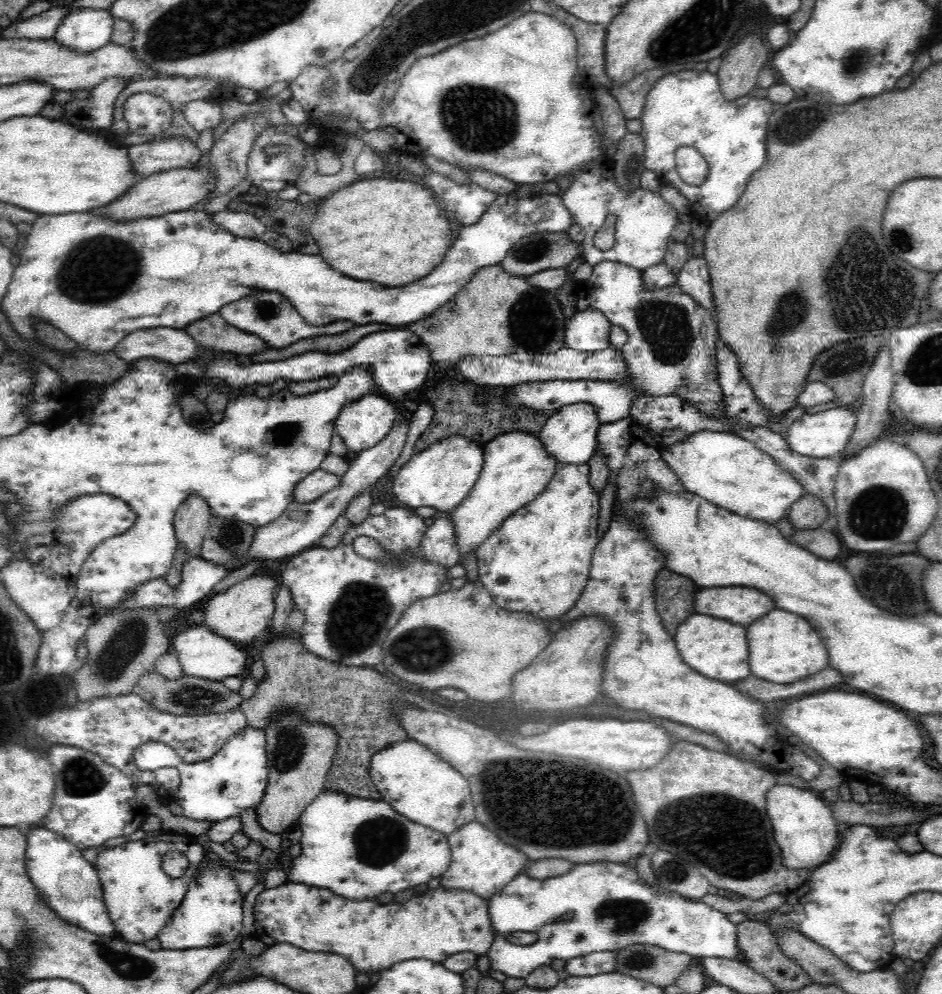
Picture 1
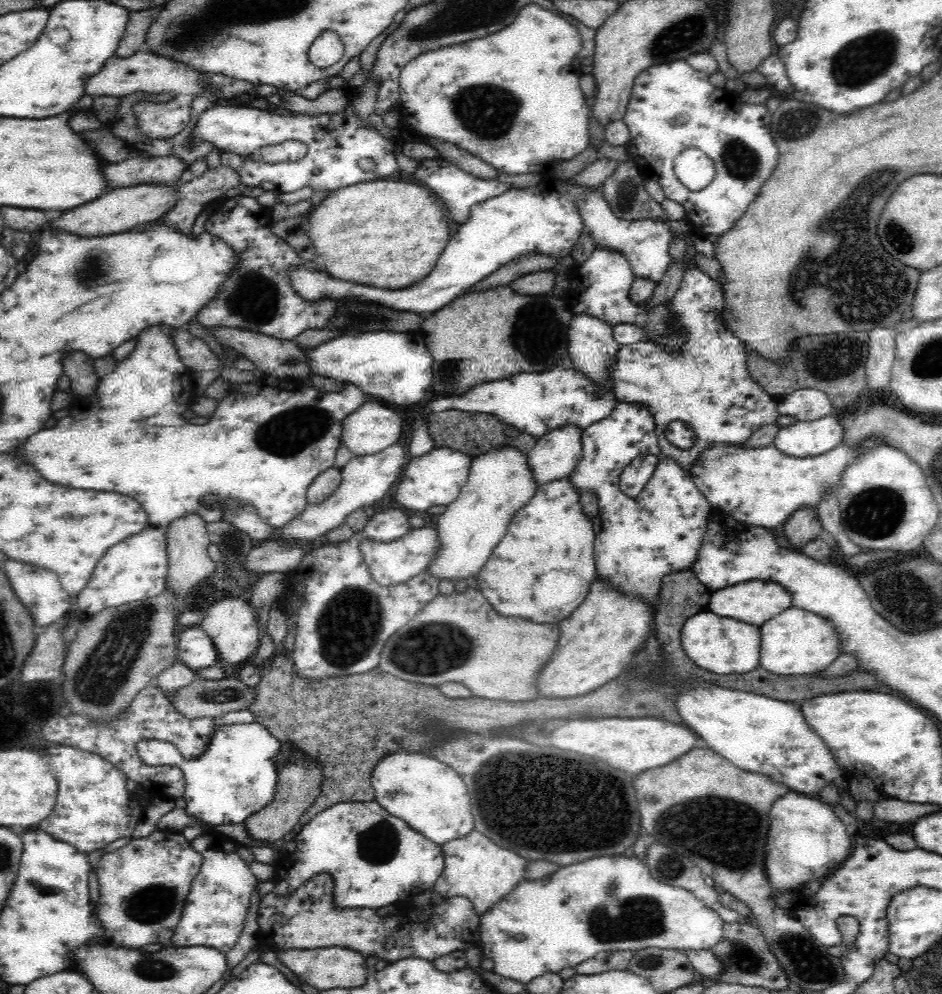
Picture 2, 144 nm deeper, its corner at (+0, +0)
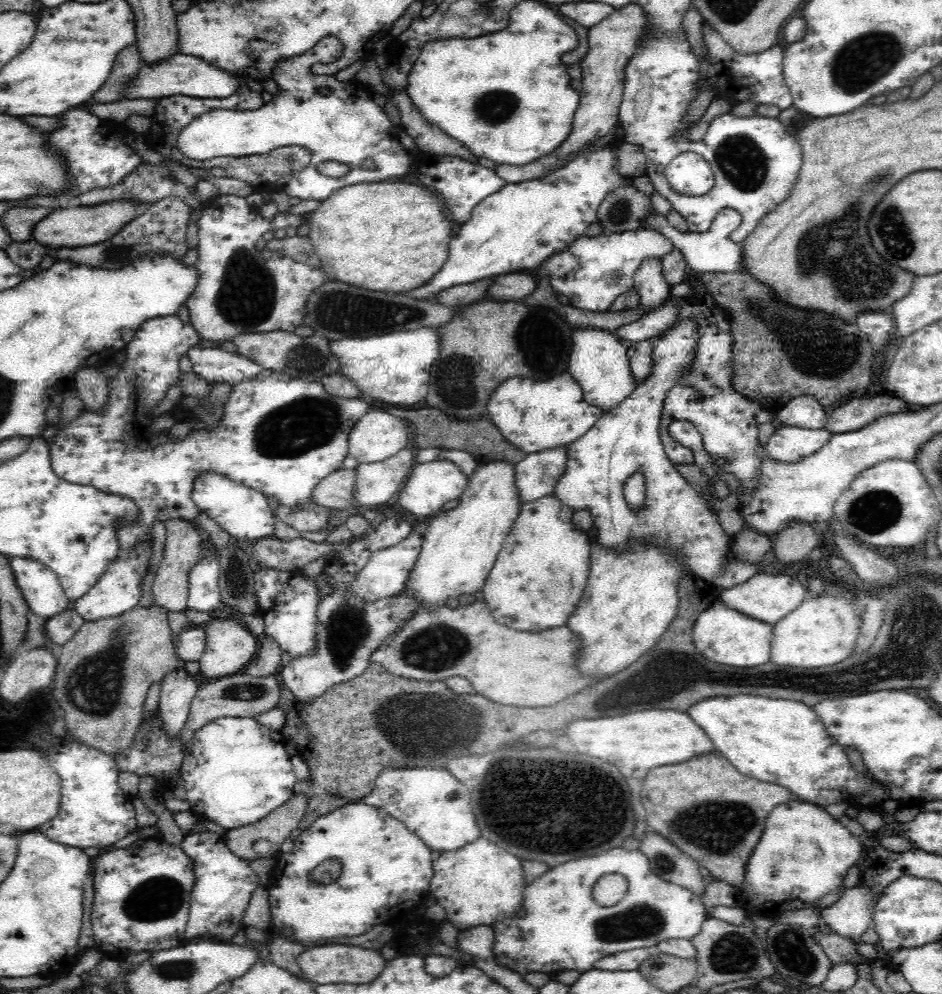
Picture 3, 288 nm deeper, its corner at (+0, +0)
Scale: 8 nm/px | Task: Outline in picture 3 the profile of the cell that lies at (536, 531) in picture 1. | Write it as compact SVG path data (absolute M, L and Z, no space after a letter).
M554 494L522 504L482 590L484 602L500 624L512 630L540 634L542 630L568 624L584 586L588 586L592 562L592 544L586 532L574 530L572 516L574 510L562 504Z

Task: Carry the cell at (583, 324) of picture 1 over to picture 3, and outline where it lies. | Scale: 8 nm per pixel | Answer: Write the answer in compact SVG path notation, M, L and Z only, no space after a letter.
M600 328L572 330L572 354L568 360L568 372L582 388L584 400L590 406L600 408L604 414L622 404L638 388L632 376L628 348L620 346L620 338L616 336L616 332L606 332Z

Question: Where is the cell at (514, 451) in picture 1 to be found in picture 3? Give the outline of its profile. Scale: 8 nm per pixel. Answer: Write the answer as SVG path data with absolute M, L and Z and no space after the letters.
M492 460L488 464L478 464L472 478L468 478L460 504L430 520L416 568L412 568L404 586L406 592L412 592L422 602L420 608L438 608L444 606L448 598L484 590L484 582L494 568L502 544L522 510L514 476L514 464L510 462Z

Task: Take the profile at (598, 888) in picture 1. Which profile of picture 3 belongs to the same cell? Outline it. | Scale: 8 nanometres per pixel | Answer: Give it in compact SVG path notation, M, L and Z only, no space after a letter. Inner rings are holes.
M612 848L598 856L586 856L582 860L572 860L548 870L534 884L526 886L522 910L526 912L526 918L518 920L508 918L490 924L490 928L494 930L492 952L498 966L506 966L518 972L520 976L526 976L530 972L552 974L556 970L586 972L596 964L596 960L602 960L604 956L612 956L616 952L654 948L666 940L692 940L694 936L698 936L702 922L710 918L710 914L706 914L706 906L700 900L700 896L682 886L670 884L654 876L650 860L642 850L622 850L622 848ZM606 874L622 874L628 882L626 896L618 904L608 908L596 906L594 900L594 884Z

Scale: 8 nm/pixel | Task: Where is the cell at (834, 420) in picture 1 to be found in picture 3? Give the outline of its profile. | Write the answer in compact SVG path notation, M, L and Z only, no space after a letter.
M782 426L770 436L764 454L782 464L792 464L816 454L824 444L828 444L832 432L828 428L794 428Z

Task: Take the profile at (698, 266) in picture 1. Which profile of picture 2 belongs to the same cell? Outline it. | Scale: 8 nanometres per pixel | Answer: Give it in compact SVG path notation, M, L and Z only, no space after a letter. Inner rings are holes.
M698 268L684 272L684 282L670 302L670 310L676 326L686 328L688 342L674 352L666 352L664 344L654 342L622 346L608 380L614 382L618 402L644 404L650 410L662 452L688 472L700 452L712 444L744 444L758 428L776 422L780 414L778 402L764 394L746 368L746 344L724 326L724 294L720 284L712 282ZM672 422L690 424L696 432L692 448L682 450L668 440L666 428Z

